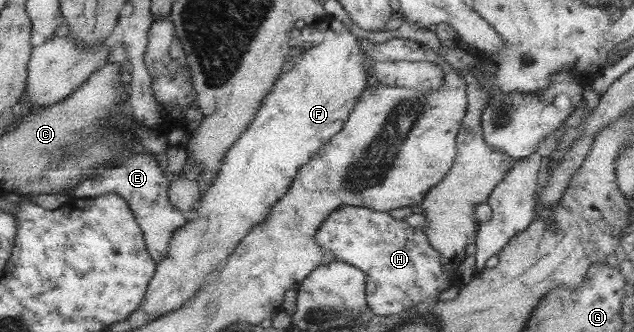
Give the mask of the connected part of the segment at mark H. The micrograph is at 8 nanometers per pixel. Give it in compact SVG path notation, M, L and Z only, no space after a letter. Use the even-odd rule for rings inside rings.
M340 206L320 227L316 239L324 252L368 274L367 298L376 316L405 315L434 301L453 284L448 271L443 269L439 253L428 243L424 229L410 227L406 221L398 221L386 212Z

